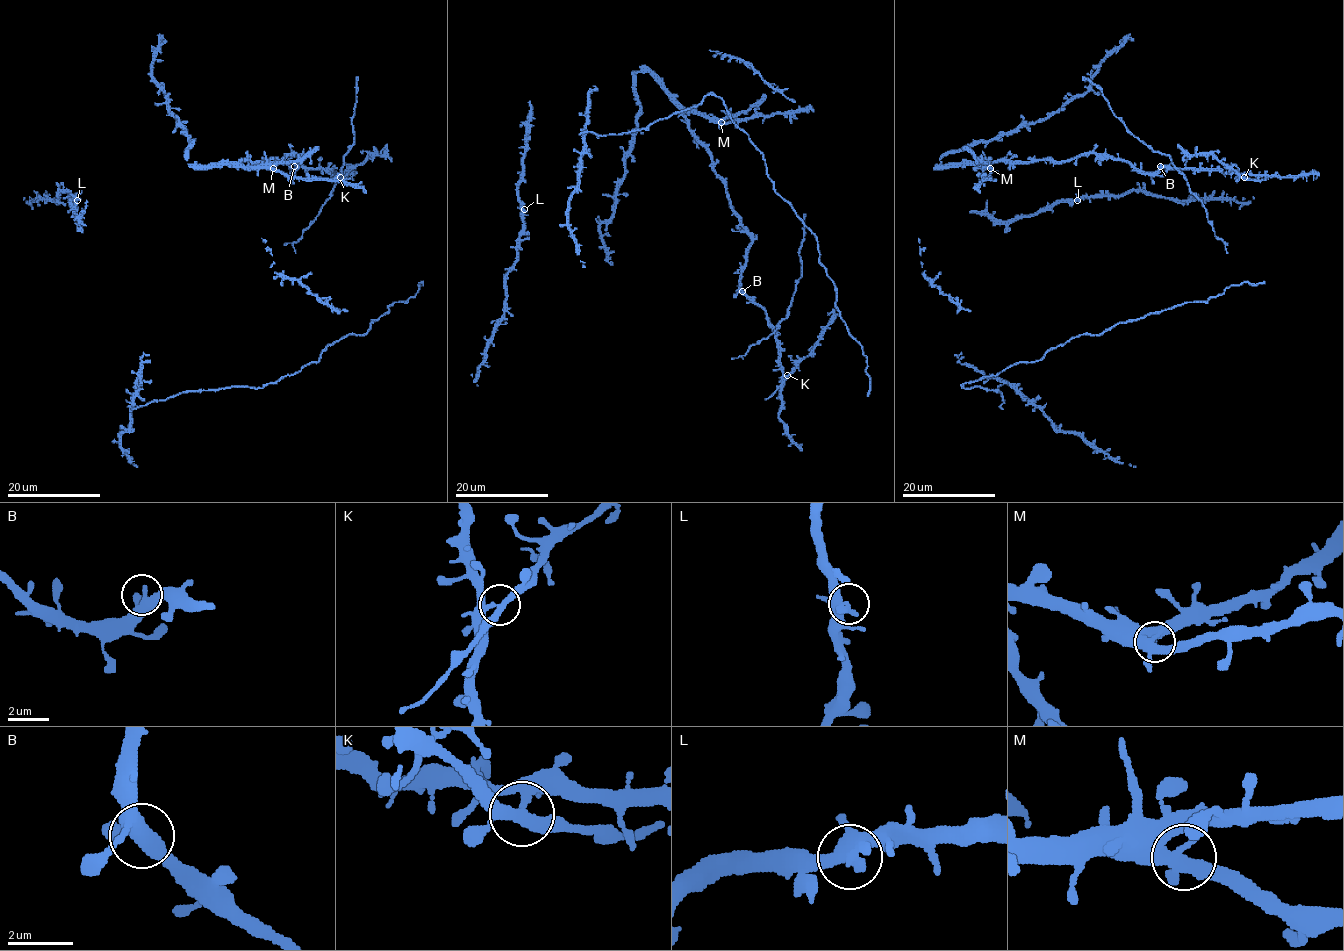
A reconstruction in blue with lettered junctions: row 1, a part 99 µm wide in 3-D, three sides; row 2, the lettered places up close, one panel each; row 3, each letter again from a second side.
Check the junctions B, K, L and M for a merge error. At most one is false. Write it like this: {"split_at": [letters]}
{"split_at": ["K"]}

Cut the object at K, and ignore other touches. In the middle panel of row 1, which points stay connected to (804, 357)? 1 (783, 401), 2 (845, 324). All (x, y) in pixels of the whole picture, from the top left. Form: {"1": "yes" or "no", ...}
{"1": "no", "2": "no"}

